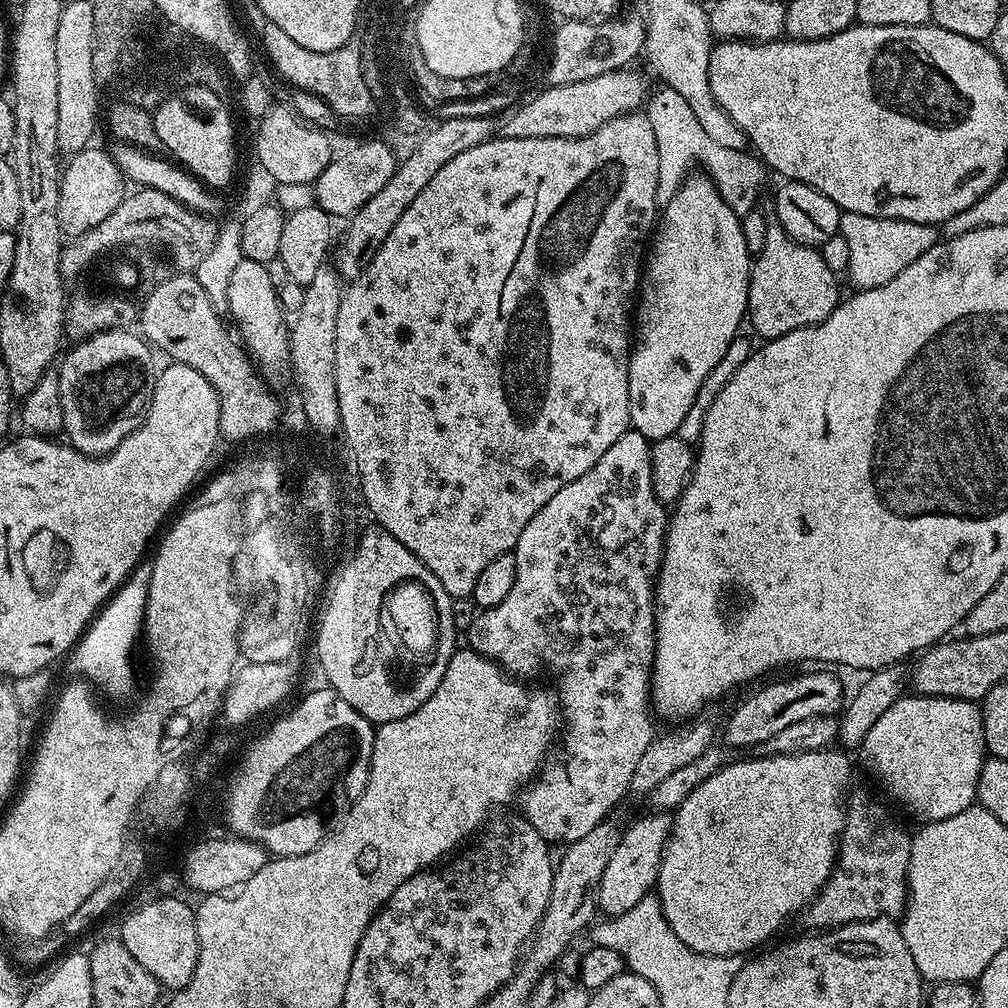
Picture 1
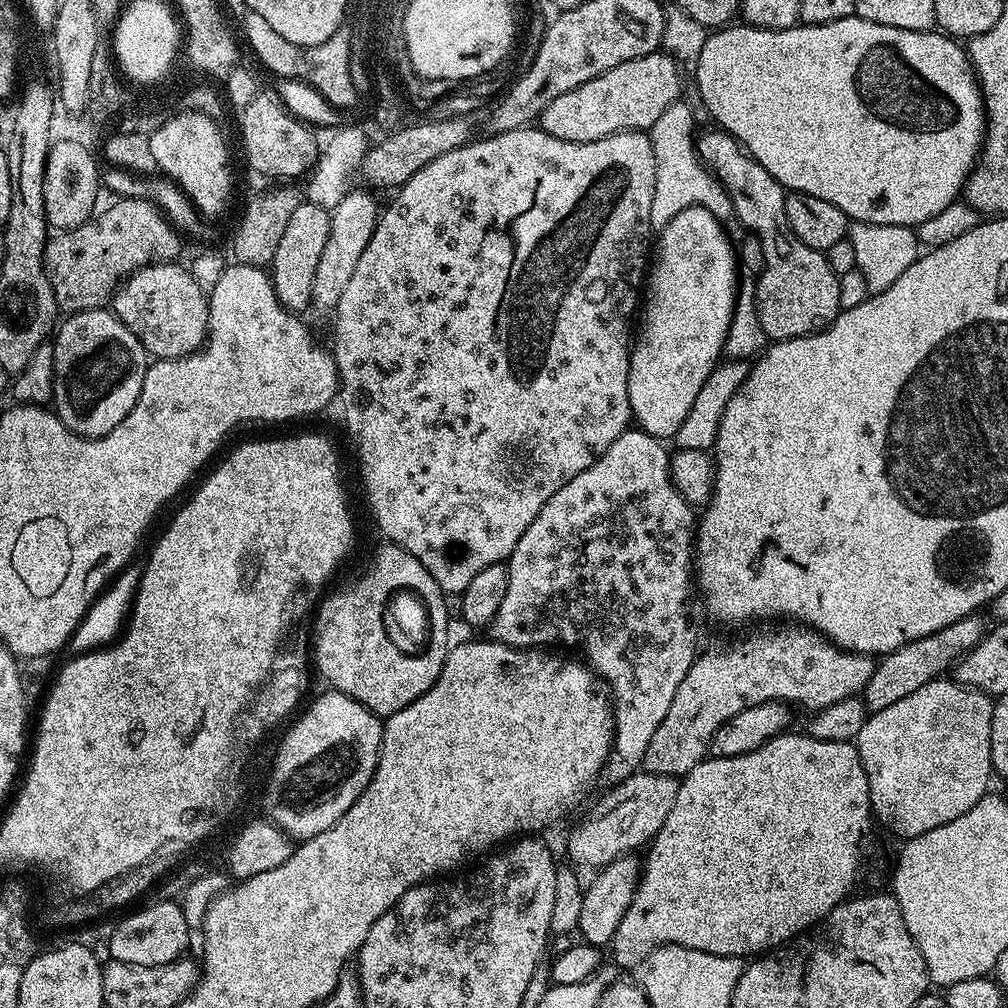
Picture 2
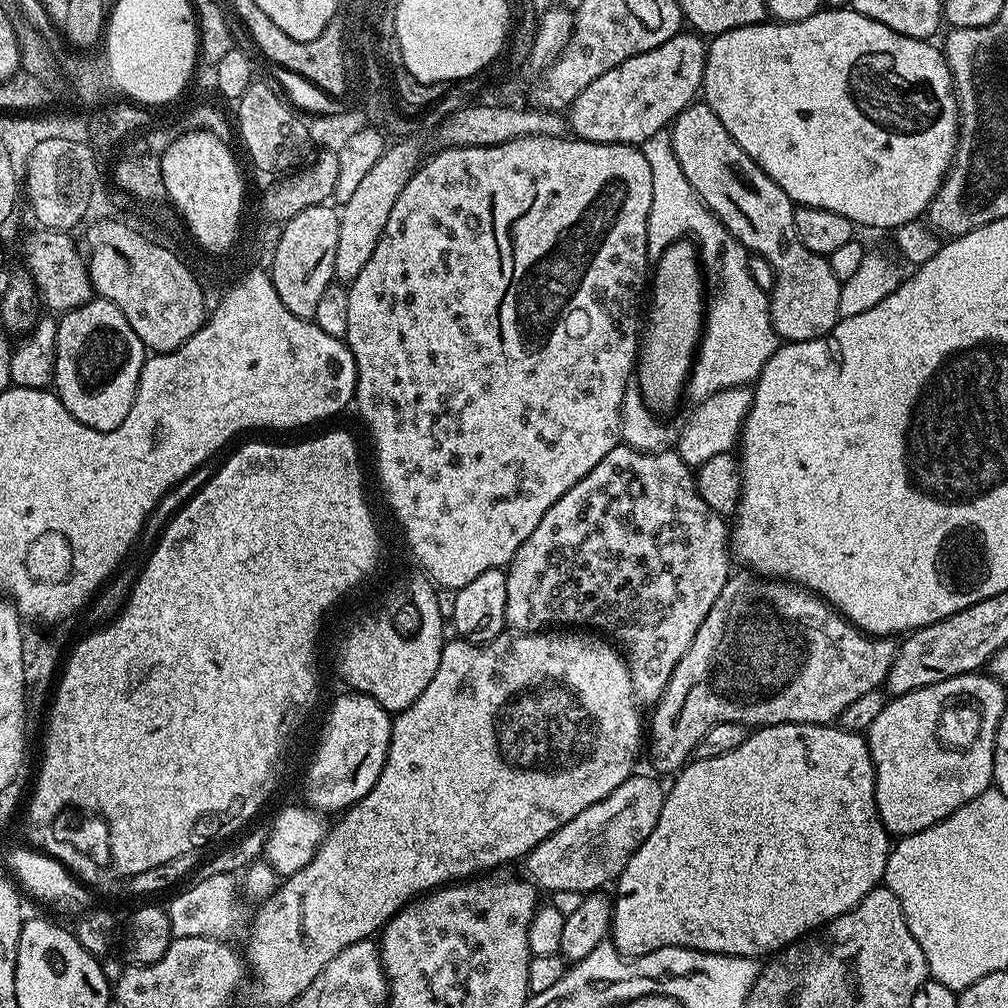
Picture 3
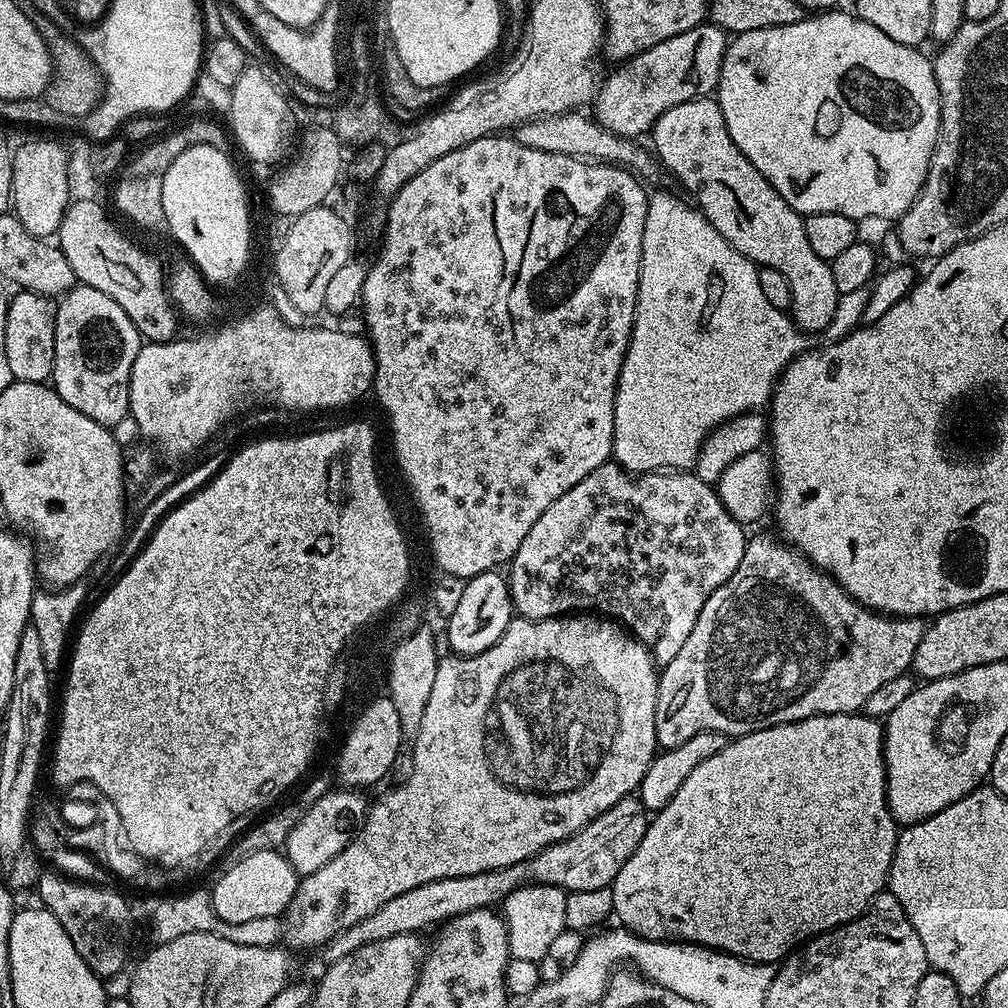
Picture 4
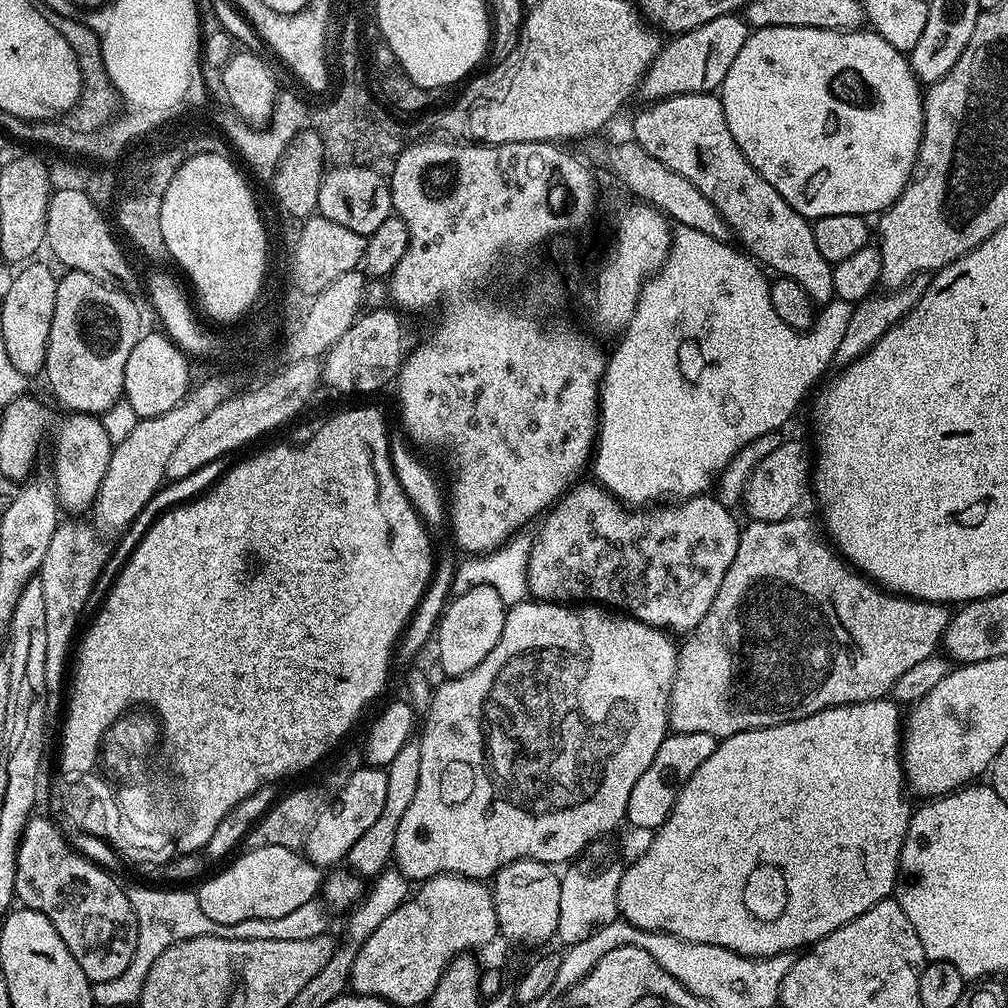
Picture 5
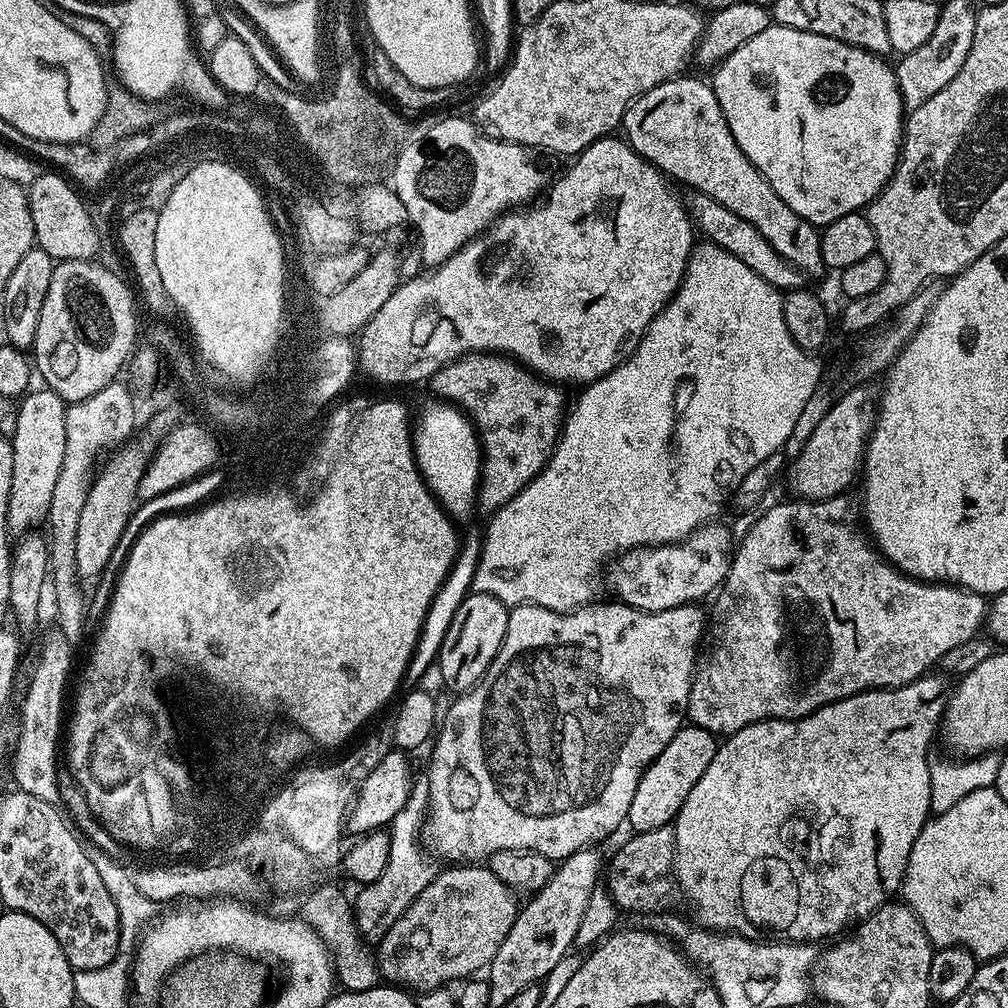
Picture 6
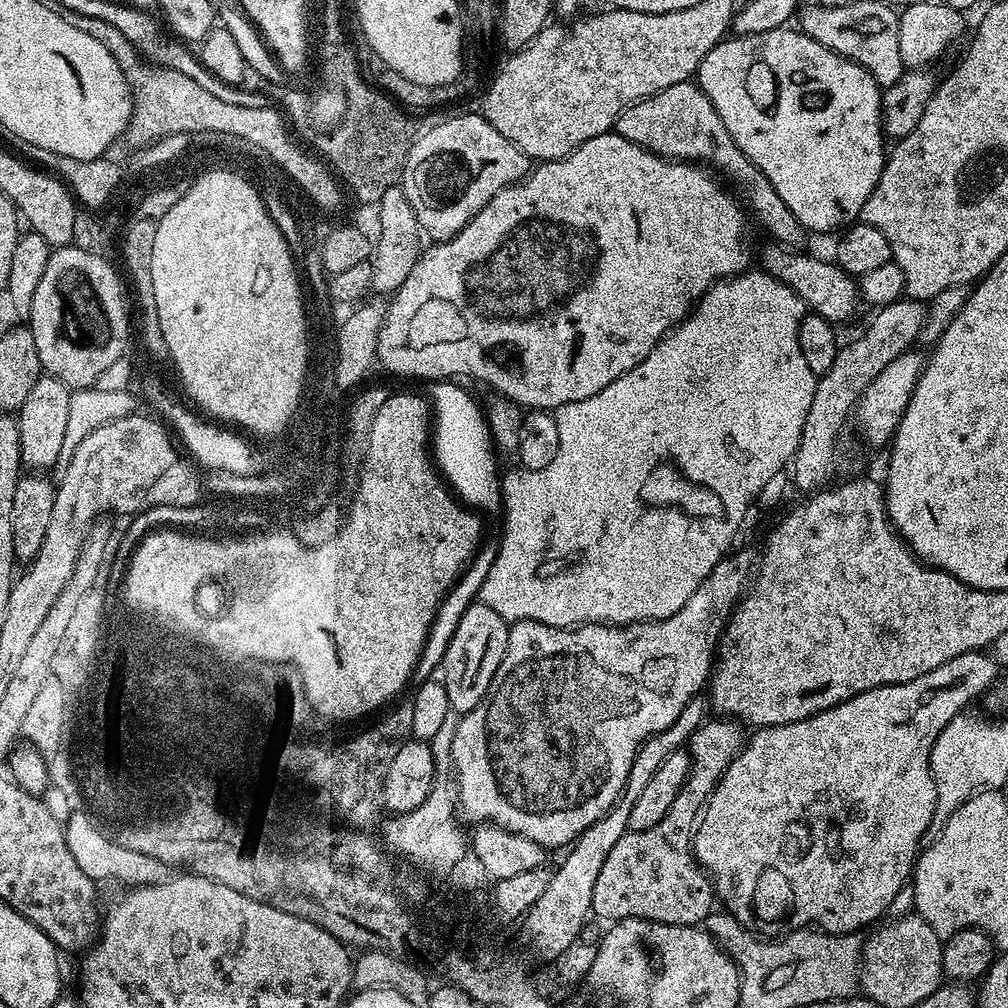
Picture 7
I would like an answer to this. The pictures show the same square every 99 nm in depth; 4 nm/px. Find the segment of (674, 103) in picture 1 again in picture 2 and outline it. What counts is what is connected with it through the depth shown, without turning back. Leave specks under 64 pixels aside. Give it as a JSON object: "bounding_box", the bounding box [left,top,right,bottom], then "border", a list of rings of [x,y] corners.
{"bounding_box":[650,102,737,230],"border":[[[685,102],[666,106],[658,122],[650,130],[654,146],[654,202],[650,202],[650,222],[653,229],[663,230],[687,208],[705,208],[718,218],[725,230],[737,223],[736,211],[728,192],[696,152],[696,136],[692,132],[692,108]]]}

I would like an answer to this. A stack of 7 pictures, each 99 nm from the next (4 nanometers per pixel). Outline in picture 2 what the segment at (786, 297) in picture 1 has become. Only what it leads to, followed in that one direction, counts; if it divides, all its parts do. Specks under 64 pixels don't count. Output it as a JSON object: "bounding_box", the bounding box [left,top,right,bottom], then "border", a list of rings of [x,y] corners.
{"bounding_box":[696,132,840,341],"border":[[[729,132],[699,133],[696,152],[708,165],[721,186],[727,190],[736,211],[736,219],[761,240],[765,268],[755,281],[758,322],[769,341],[810,336],[829,328],[840,315],[839,280],[825,253],[806,246],[792,232],[786,218],[786,190],[754,157],[744,151]]]}

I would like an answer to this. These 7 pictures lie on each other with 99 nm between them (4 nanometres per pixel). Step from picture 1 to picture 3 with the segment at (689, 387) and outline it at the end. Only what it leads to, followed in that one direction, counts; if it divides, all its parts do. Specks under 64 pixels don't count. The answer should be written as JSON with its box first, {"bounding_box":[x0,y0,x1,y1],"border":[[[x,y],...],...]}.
{"bounding_box":[634,239,706,414],"border":[[[691,239],[676,241],[658,257],[650,276],[650,296],[651,292],[652,301],[649,304],[647,301],[646,304],[646,323],[642,328],[638,363],[634,372],[645,404],[653,412],[665,414],[664,412],[670,411],[679,402],[680,395],[685,395],[706,323],[706,276],[702,271],[699,251]]]}

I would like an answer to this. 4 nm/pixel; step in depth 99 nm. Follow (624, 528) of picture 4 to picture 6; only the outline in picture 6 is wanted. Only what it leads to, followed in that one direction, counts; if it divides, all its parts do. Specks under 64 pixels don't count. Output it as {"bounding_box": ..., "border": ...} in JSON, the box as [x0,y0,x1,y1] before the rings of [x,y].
{"bounding_box":[607,522,734,612],"border":[[[709,522],[697,528],[678,544],[652,544],[619,553],[611,561],[612,569],[609,572],[607,569],[607,587],[609,584],[616,591],[615,599],[619,603],[628,604],[631,608],[637,608],[643,612],[661,612],[670,610],[674,606],[704,602],[708,595],[709,599],[723,585],[734,555],[734,540],[729,529],[725,525],[723,528],[716,523]]]}

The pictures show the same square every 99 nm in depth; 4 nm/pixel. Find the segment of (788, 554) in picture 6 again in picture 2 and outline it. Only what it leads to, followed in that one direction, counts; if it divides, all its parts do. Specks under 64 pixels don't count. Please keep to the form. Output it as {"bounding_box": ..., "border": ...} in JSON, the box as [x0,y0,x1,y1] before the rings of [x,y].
{"bounding_box":[643,622,873,778],"border":[[[792,622],[761,628],[764,628],[761,632],[738,637],[733,644],[716,644],[697,655],[686,678],[682,678],[682,686],[678,686],[678,694],[674,694],[674,702],[670,702],[670,711],[666,718],[662,718],[662,726],[654,730],[654,738],[650,738],[650,746],[646,746],[643,771],[682,778],[709,755],[714,734],[722,725],[734,718],[734,714],[750,710],[750,706],[778,700],[789,706],[797,704],[800,708],[815,710],[831,706],[833,702],[842,702],[842,698],[863,693],[866,682],[870,682],[873,657],[847,652],[845,648],[829,642],[815,628],[797,626]]]}

